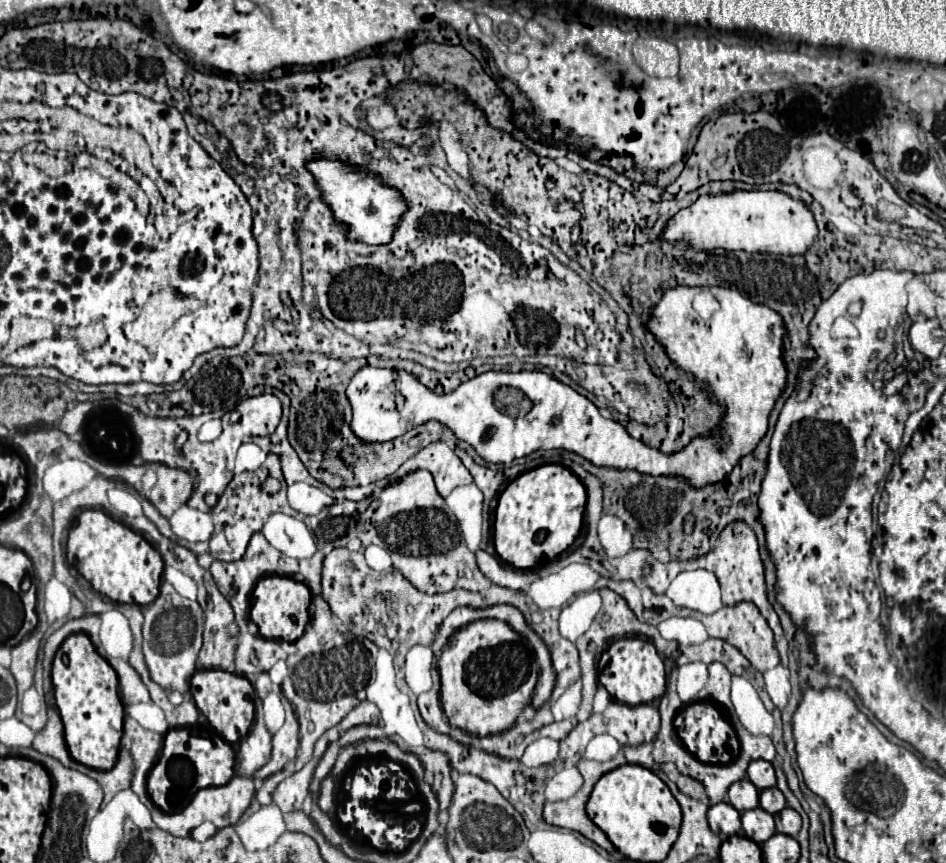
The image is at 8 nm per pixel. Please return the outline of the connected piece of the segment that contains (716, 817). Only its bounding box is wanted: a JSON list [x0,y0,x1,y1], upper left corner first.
[708,802,740,838]

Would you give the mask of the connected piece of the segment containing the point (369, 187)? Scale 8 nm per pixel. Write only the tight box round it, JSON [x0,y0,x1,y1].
[306,154,408,246]

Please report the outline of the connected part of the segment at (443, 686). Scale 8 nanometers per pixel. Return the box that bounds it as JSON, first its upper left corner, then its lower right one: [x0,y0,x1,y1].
[438,620,540,736]

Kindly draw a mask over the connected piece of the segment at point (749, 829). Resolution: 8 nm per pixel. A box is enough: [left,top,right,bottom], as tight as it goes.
[742,808,776,844]

